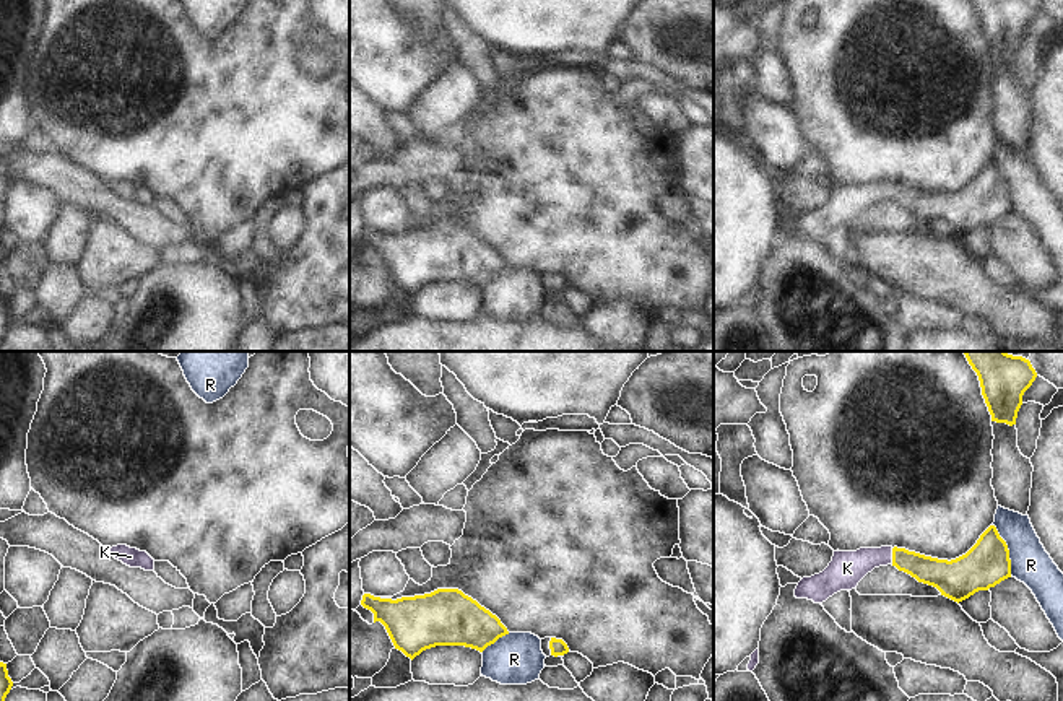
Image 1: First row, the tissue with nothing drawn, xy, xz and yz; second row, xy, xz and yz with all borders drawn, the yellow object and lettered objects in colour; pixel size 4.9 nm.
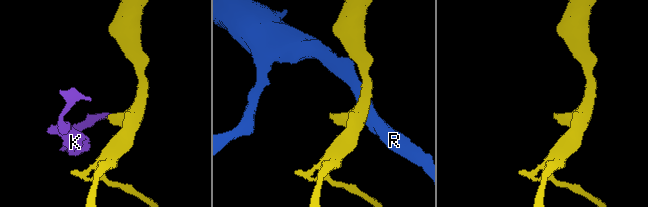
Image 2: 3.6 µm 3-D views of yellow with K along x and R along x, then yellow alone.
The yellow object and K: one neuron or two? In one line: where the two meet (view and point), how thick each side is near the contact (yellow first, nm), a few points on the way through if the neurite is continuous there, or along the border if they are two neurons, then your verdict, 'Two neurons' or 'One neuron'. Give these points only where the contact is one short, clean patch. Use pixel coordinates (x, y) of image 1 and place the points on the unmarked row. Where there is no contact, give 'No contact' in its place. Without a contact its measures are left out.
Touches yellow at yz (893, 192). Thickness 140 nm (yellow) against 180 nm. Path across: yz (940, 208), (893, 192), (873, 192), (847, 204). One neuron

